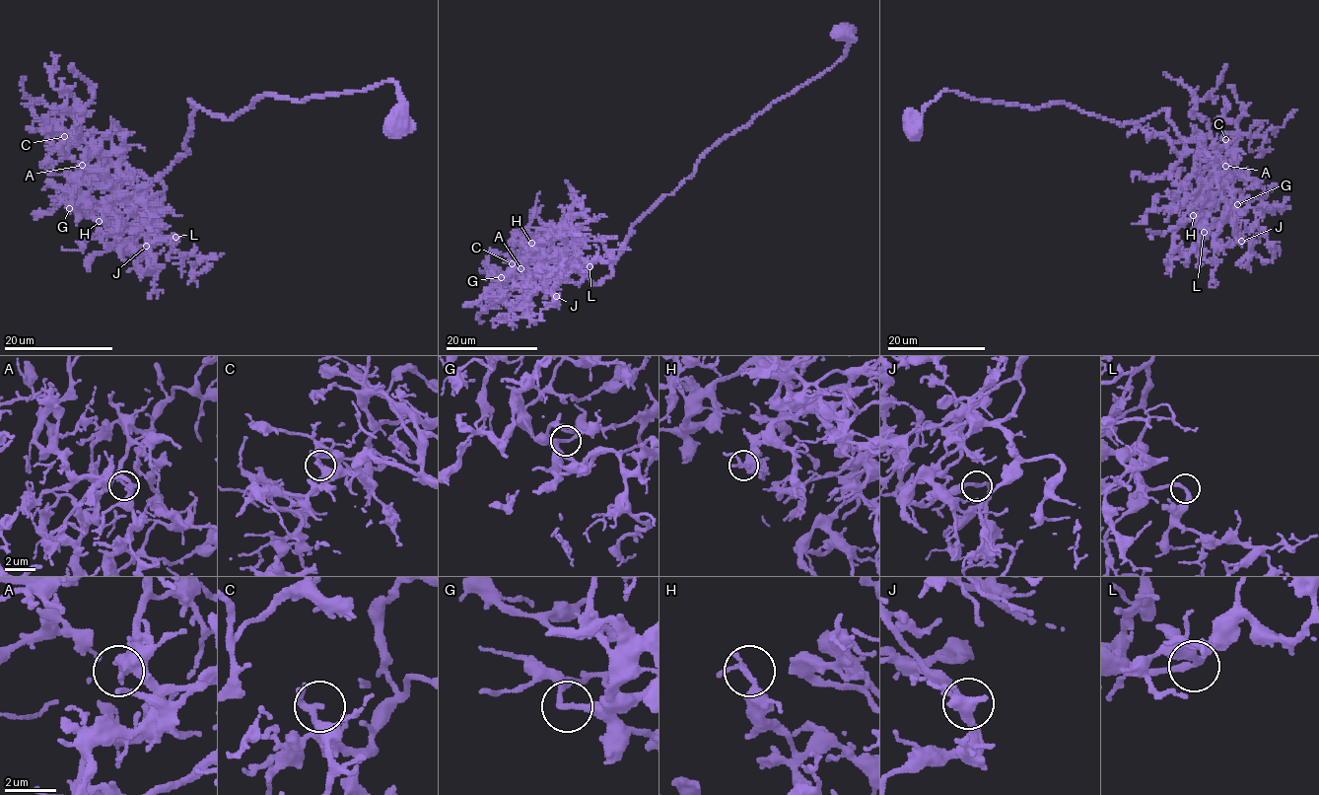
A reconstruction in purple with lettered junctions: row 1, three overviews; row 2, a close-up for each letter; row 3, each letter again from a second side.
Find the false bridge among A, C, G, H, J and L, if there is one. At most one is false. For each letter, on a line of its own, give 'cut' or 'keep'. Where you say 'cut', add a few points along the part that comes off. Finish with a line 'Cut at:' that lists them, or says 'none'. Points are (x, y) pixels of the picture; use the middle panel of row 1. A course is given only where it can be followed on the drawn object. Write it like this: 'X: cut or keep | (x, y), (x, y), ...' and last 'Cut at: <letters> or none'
A: keep
C: keep
G: keep
H: keep
J: keep
L: keep
Cut at: none

